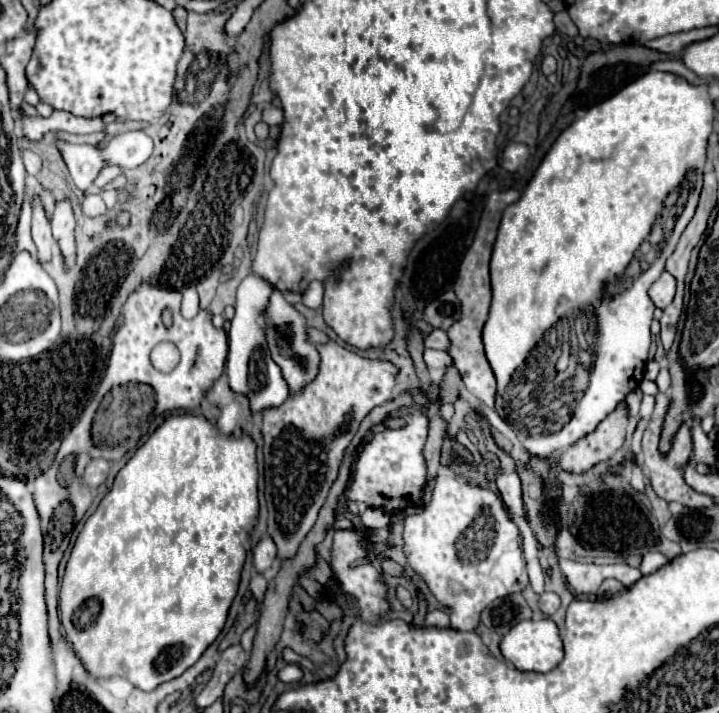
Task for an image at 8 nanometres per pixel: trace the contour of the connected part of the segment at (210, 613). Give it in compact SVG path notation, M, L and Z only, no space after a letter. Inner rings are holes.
M172 415L168 417L152 435L150 439L134 453L134 457L118 471L112 489L108 495L100 501L98 509L86 519L84 529L78 533L78 539L72 547L70 559L66 563L66 571L62 575L62 587L60 587L60 621L64 625L66 637L72 643L76 655L84 663L84 667L94 677L124 677L134 687L142 691L152 691L160 683L166 683L170 679L180 677L188 667L192 667L200 655L206 651L206 647L220 635L226 615L230 609L230 603L238 591L240 583L240 571L246 559L244 541L250 535L250 531L256 525L258 517L258 463L256 463L256 443L250 437L226 437L220 435L214 425L204 419L202 415Z

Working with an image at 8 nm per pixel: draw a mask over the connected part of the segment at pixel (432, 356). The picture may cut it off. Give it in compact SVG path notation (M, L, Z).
M424 349L424 361L428 365L430 377L434 383L440 381L440 373L444 373L444 369L448 365L452 365L452 359L448 357L446 351L438 351L438 349Z

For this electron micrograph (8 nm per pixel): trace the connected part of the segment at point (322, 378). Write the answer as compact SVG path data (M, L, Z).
M328 339L328 343L324 345L316 345L318 353L320 353L320 371L318 375L314 377L314 381L310 381L308 385L304 385L304 389L300 389L300 393L292 393L284 405L276 407L276 409L268 409L264 411L264 417L262 417L262 439L264 439L264 479L266 479L266 503L268 503L268 535L274 539L276 547L278 547L278 557L280 559L288 559L288 557L294 557L302 539L306 537L306 533L312 529L312 525L316 523L316 517L318 517L318 511L320 507L324 505L326 501L326 495L334 483L334 479L338 477L338 467L342 463L342 457L344 457L344 451L346 447L350 445L352 437L356 435L358 431L358 425L360 421L376 407L376 405L382 405L386 403L390 397L392 397L392 389L396 385L396 375L398 375L398 367L390 361L382 361L382 359L366 359L366 357L360 357L358 353L354 351L348 351L344 349L342 345L338 345L334 339Z

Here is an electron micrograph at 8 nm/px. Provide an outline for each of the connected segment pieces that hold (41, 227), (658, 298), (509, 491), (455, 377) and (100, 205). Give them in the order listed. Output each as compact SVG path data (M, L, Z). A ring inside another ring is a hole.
M30 197L30 203L32 203L32 237L36 241L40 261L48 261L52 257L52 247L54 247L50 221L46 217L40 197Z
M664 271L664 273L652 283L652 287L648 289L650 299L652 299L654 305L660 307L660 309L664 309L664 307L674 299L674 293L676 293L676 279L674 279L668 271Z
M516 471L510 473L502 473L496 481L498 491L502 493L504 503L508 505L508 509L516 515L524 515L524 501L522 501L522 489L520 489L520 477Z
M456 367L446 369L446 375L444 375L442 383L440 383L440 399L446 401L446 403L454 401L456 399L456 387L458 387L458 383L460 383L458 369Z
M86 193L84 201L82 201L82 211L88 215L88 217L100 217L106 213L106 205L102 201L100 195L96 193Z

